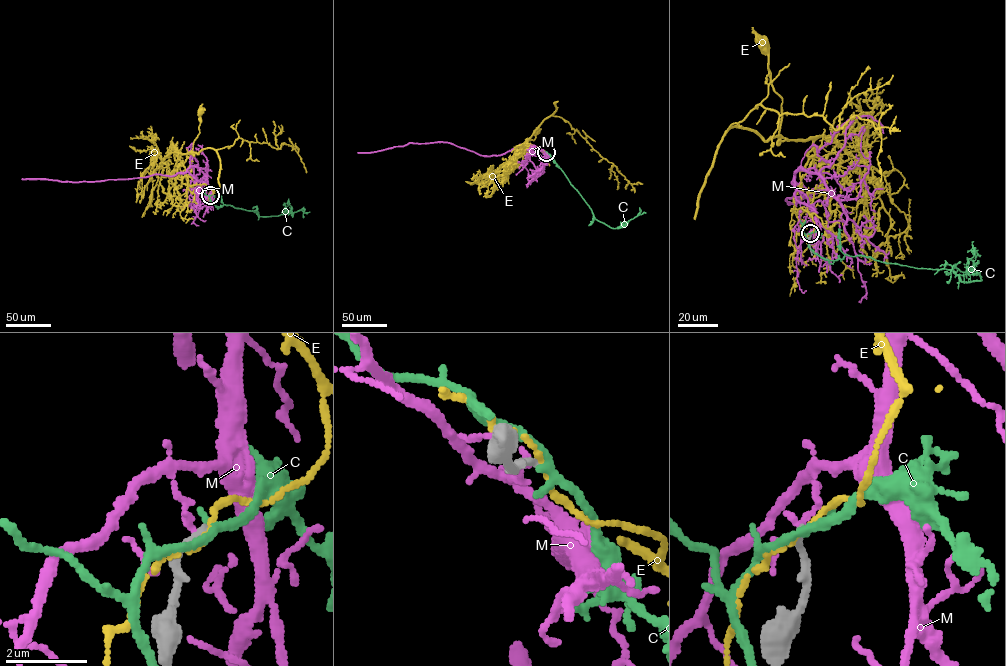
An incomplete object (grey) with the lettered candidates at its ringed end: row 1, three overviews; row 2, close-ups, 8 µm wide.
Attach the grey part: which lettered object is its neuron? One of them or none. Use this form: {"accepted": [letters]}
{"accepted": []}

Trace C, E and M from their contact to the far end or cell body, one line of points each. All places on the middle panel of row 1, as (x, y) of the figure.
C: (546, 152), (599, 221), (613, 228), (623, 227), (637, 215), (639, 207)
E: (546, 152), (529, 144), (512, 158), (525, 140), (533, 140), (537, 131)
M: (546, 152), (545, 155), (533, 146), (521, 145), (499, 155), (484, 156), (443, 142), (408, 143), (357, 152)

